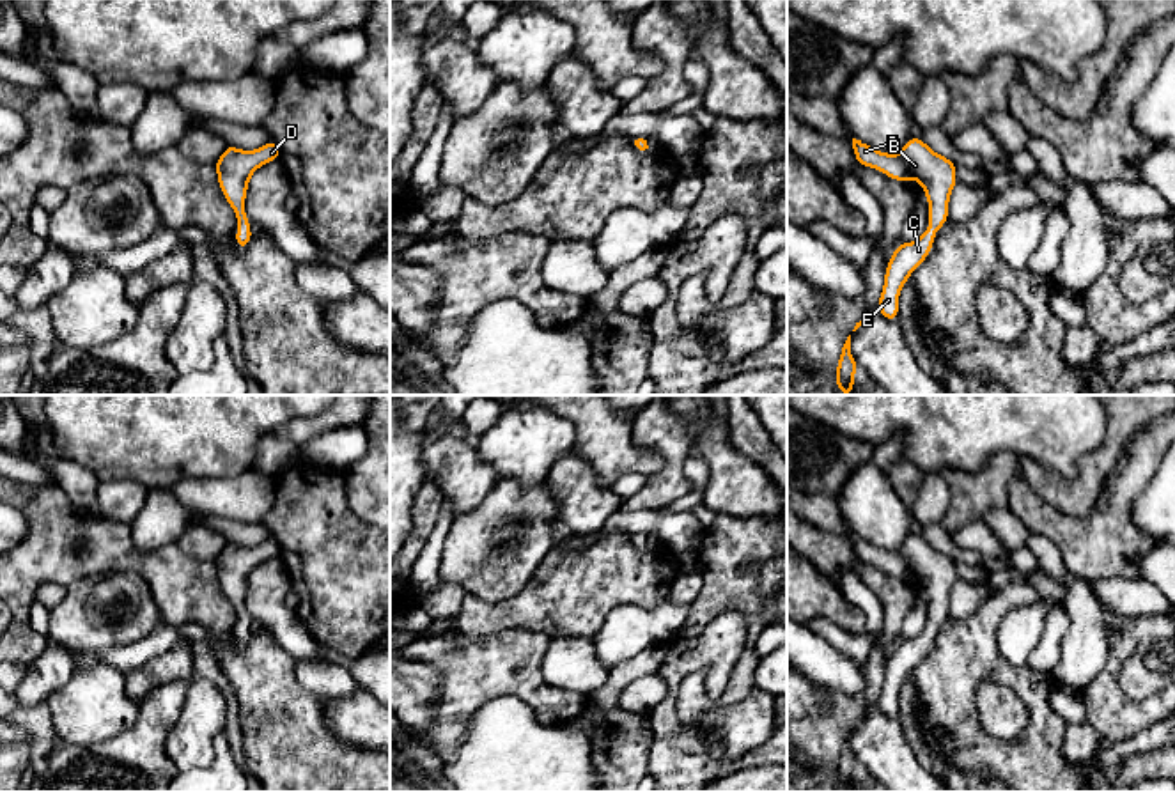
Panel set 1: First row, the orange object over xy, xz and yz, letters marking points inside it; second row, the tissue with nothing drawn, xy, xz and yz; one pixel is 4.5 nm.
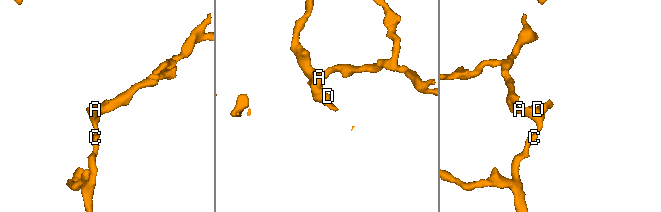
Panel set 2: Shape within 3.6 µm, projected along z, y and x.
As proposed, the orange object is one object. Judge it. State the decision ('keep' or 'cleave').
keep

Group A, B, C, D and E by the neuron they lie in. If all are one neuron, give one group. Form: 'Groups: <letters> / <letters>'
Groups: A B C D E

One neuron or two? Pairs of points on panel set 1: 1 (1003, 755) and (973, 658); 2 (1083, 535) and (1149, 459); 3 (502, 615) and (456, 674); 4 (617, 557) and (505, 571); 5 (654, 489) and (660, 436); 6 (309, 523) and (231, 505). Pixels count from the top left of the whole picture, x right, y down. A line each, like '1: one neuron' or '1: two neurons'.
1: one neuron
2: one neuron
3: two neurons
4: two neurons
5: one neuron
6: two neurons

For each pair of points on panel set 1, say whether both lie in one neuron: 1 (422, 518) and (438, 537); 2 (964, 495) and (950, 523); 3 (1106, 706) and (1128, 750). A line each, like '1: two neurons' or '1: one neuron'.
1: two neurons
2: one neuron
3: two neurons

